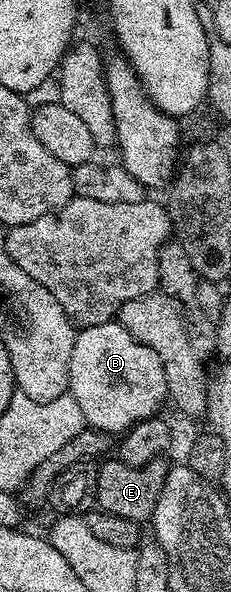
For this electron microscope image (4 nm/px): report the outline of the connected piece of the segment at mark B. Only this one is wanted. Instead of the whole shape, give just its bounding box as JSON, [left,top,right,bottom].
[68,321,168,433]

